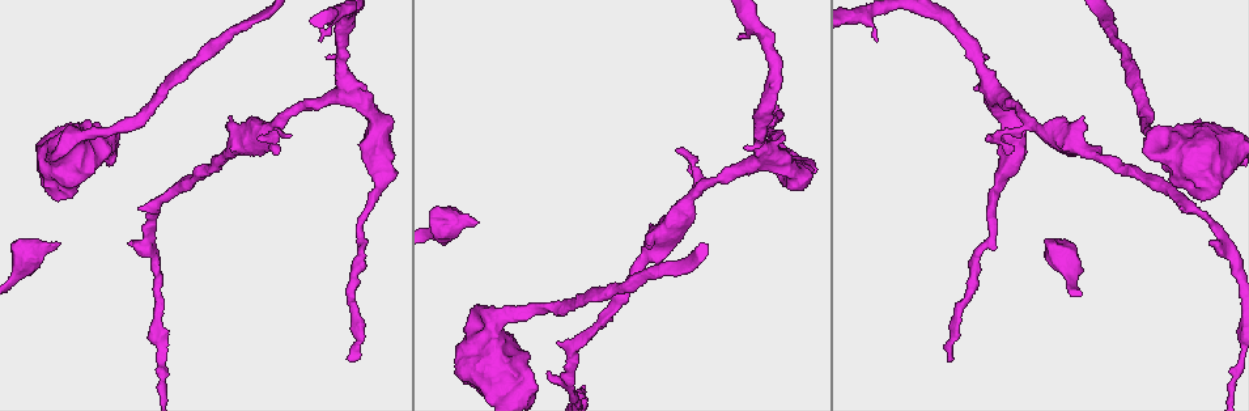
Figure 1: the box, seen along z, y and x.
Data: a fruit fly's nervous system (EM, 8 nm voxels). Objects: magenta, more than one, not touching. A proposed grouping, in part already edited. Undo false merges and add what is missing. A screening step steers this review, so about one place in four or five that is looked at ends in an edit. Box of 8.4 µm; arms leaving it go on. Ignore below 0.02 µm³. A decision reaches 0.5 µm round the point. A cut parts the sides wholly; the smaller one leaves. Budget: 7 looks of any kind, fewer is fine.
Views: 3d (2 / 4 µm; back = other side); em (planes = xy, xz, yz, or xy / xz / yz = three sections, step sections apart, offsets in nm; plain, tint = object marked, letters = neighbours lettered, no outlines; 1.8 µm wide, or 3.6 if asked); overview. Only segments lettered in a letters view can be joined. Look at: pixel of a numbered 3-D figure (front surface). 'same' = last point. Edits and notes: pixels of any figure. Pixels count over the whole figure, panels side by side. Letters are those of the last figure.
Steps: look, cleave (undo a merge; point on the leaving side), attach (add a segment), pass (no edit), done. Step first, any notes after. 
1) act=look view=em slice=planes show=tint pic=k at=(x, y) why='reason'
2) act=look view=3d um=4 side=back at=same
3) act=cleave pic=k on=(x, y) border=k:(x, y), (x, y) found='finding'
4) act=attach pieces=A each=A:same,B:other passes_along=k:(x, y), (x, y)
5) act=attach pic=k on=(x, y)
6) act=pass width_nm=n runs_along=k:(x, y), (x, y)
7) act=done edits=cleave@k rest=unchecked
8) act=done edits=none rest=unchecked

act=look view=em slice=planes show=letters pic=1 at=(59, 242) why='an open end'

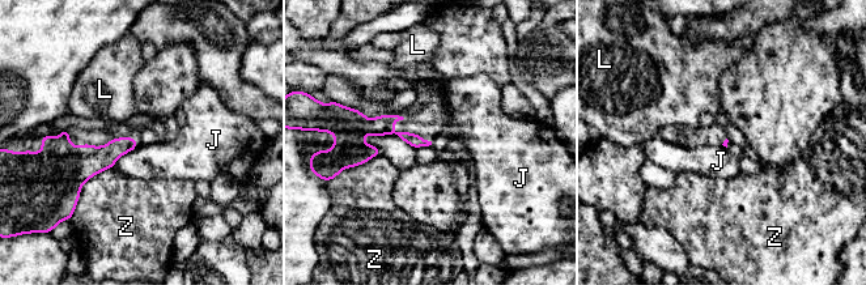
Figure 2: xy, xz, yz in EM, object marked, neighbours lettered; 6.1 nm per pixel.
act=pass each=J:other,L:other,Z:other found='no lettered segment goes on from it'

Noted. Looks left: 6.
act=look view=3d um=2 pic=1 at=(231, 118) why='free end'

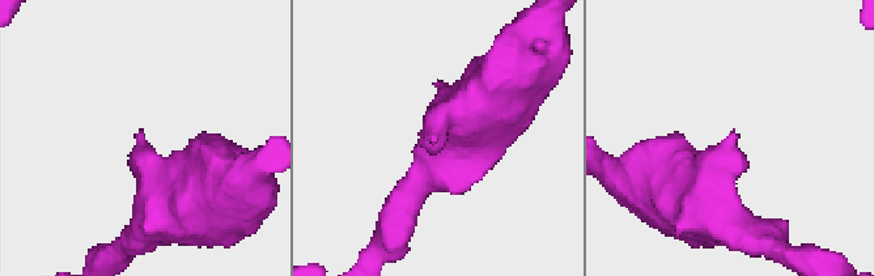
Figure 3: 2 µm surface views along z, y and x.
act=look view=em slice=planes show=letters pic=3 at=(137, 139) why='shape alone is not enough'

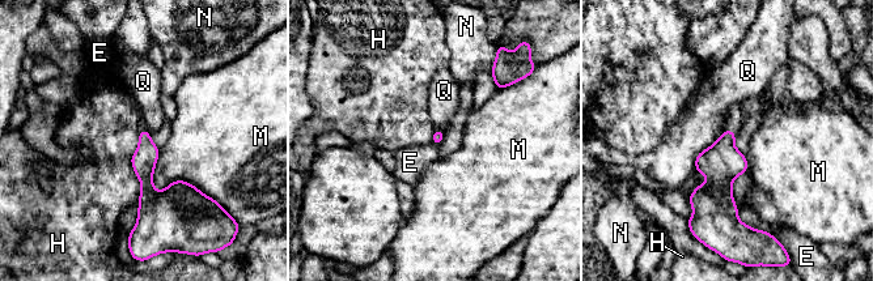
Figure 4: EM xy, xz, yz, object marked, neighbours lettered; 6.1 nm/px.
act=pass each=E:other,H:other,M:other,N:other,Q:other border=4:(139, 132), (131, 157), (138, 200) found='none of them fits'

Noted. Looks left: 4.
act=look view=em um=3.6 slice=xy step=8 show=letters pic=1 at=(1202, 200) why='an open end'

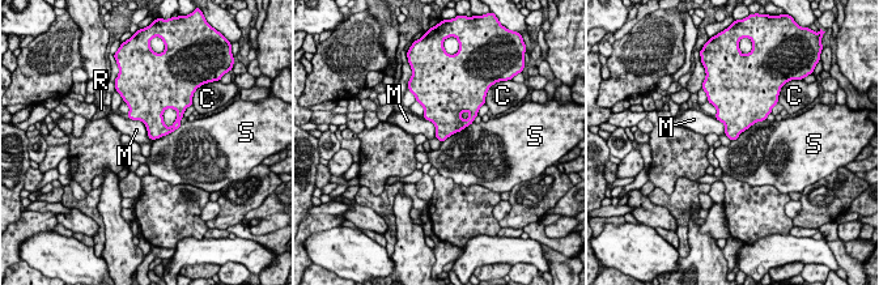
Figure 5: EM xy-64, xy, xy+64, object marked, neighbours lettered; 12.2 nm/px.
act=pass longest_contact=S:500nm each=C:other,M:other,R:other,S:other found='no lettered segment goes on from it'

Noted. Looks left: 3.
act=done edits=none rest=unchecked

